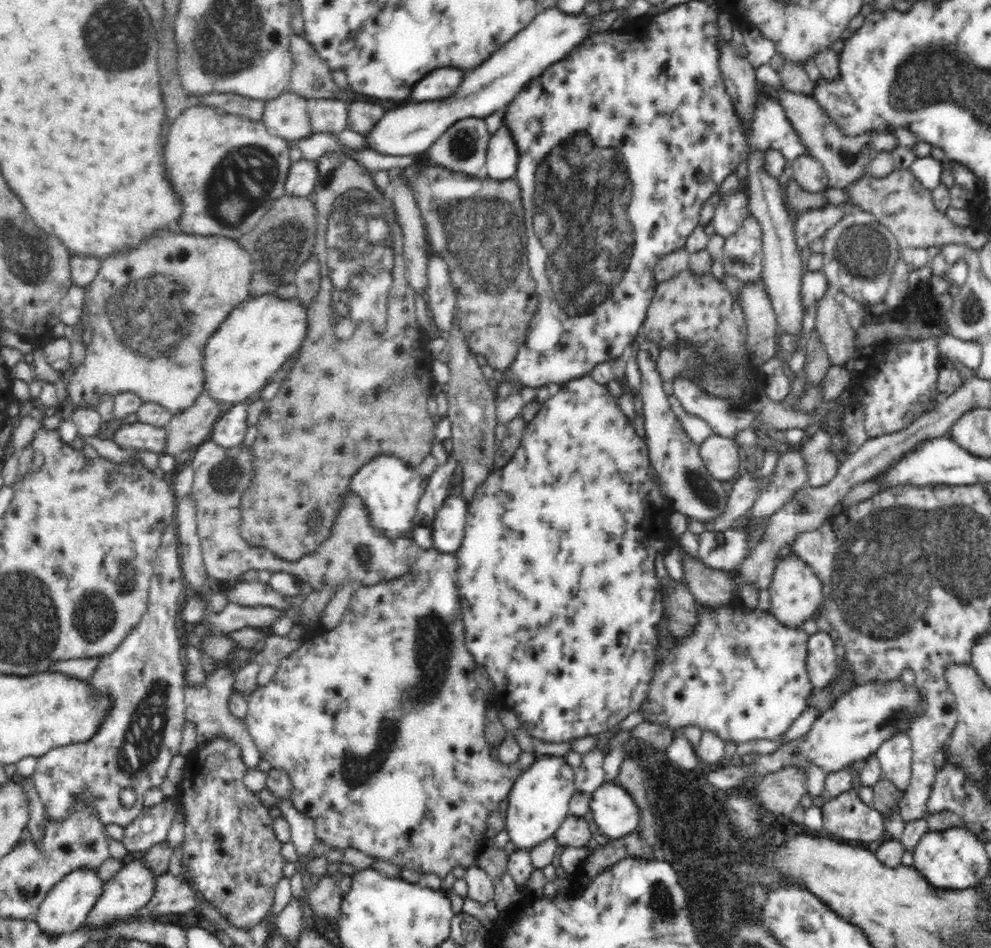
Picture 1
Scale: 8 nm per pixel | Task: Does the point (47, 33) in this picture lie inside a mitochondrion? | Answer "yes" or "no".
no

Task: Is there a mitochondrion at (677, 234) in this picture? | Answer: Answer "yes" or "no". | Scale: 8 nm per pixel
no

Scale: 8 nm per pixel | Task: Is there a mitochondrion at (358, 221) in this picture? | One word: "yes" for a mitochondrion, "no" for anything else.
yes

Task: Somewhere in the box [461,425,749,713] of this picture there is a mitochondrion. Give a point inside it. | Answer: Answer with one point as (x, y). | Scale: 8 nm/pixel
(702, 490)

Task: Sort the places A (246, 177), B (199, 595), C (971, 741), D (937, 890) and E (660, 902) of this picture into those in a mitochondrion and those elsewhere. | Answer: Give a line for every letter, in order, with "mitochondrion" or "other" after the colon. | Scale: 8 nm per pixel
A: mitochondrion
B: other
C: mitochondrion
D: other
E: mitochondrion

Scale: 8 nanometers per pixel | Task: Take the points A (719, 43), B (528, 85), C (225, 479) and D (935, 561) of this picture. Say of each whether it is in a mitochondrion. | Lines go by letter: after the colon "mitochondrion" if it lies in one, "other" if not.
A: other
B: other
C: mitochondrion
D: mitochondrion

